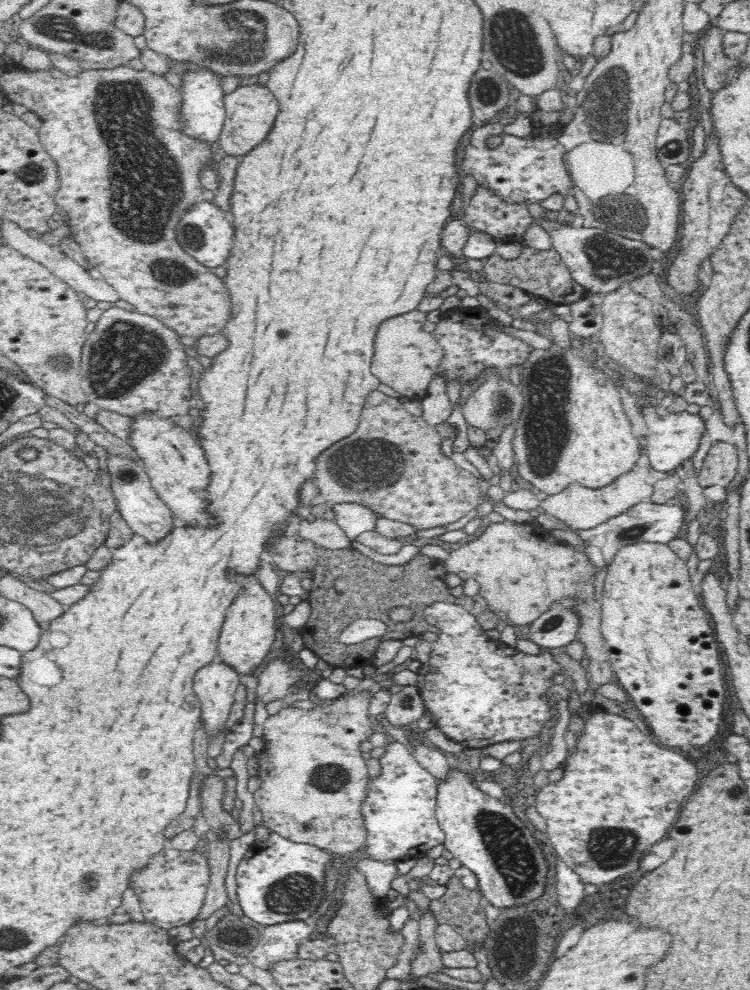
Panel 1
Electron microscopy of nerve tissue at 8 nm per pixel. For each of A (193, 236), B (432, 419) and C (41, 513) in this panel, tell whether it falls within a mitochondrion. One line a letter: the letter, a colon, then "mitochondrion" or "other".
A: mitochondrion
B: other
C: mitochondrion

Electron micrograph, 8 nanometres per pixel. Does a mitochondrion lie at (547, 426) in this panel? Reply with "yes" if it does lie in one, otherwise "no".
yes

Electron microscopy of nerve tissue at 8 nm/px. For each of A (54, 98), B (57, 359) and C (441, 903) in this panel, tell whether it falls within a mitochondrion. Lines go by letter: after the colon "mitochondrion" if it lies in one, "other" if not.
A: other
B: mitochondrion
C: other

